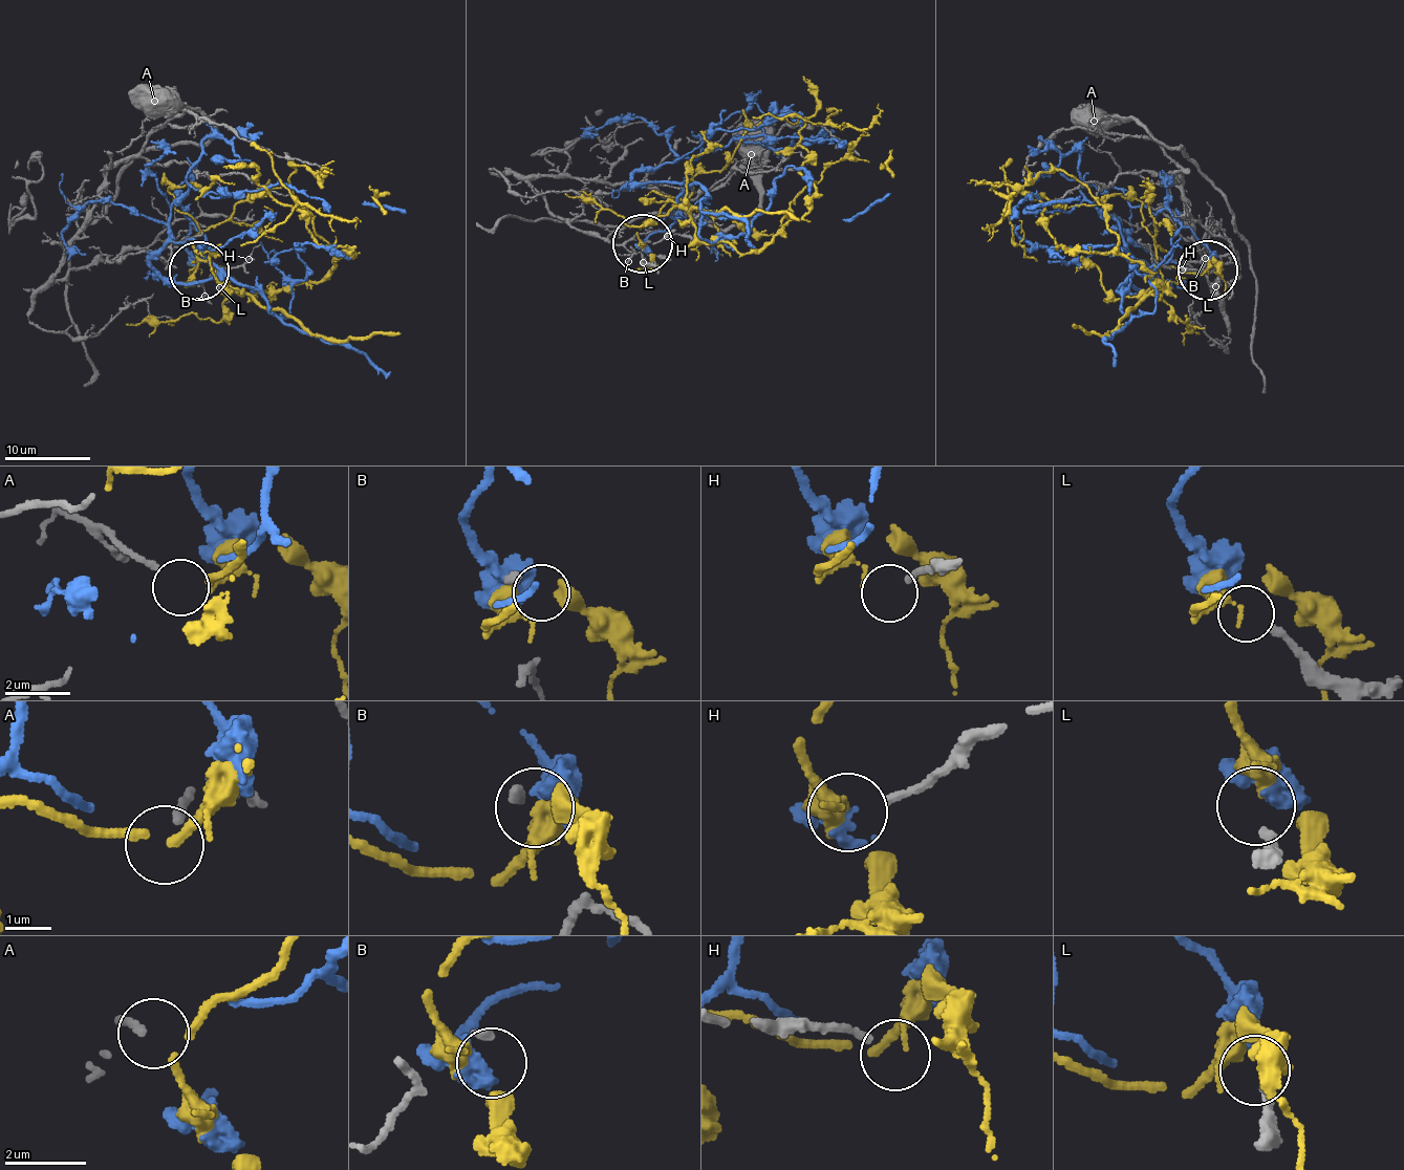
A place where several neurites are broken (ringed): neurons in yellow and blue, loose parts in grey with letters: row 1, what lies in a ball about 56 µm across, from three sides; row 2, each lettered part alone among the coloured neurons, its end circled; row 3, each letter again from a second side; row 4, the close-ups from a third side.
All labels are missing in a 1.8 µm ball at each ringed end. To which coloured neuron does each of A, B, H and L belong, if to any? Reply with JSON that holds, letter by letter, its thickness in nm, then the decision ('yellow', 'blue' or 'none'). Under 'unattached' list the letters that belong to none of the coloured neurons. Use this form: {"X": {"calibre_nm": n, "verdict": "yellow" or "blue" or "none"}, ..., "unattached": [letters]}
{"A": {"calibre_nm": 180, "verdict": "none"}, "B": {"calibre_nm": 190, "verdict": "none"}, "H": {"calibre_nm": 160, "verdict": "none"}, "L": {"calibre_nm": 190, "verdict": "blue"}, "unattached": ["A", "B", "H"]}

